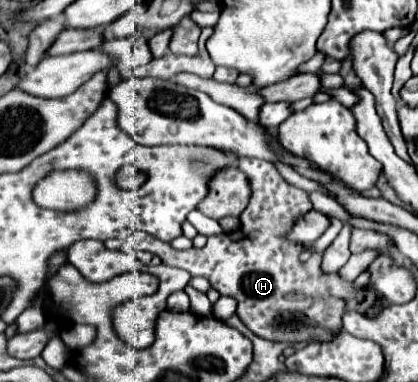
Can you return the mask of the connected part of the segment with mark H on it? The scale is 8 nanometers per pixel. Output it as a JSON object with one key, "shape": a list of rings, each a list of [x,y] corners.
{"shape":[[[240,158],[238,168],[248,176],[248,180],[252,184],[252,198],[250,198],[248,208],[244,210],[242,226],[236,232],[230,232],[224,236],[210,236],[206,246],[200,250],[194,250],[194,248],[192,250],[174,250],[170,244],[160,242],[146,232],[134,232],[130,236],[132,248],[148,250],[148,252],[156,254],[168,266],[184,268],[192,276],[208,278],[212,288],[216,288],[220,294],[236,298],[236,302],[238,302],[236,314],[254,334],[274,340],[274,342],[308,342],[312,338],[316,338],[316,340],[332,338],[336,334],[336,330],[340,330],[340,326],[342,326],[344,312],[356,310],[364,316],[376,316],[382,308],[388,306],[388,302],[372,288],[356,290],[352,286],[352,282],[344,282],[338,274],[324,274],[320,270],[322,254],[314,254],[308,262],[298,260],[298,254],[302,248],[298,244],[292,244],[284,236],[290,230],[290,226],[294,224],[294,220],[302,212],[308,212],[312,208],[310,198],[304,190],[284,182],[284,178],[280,178],[280,172],[276,170],[276,166],[272,166],[270,162],[256,160],[256,158]]]}

